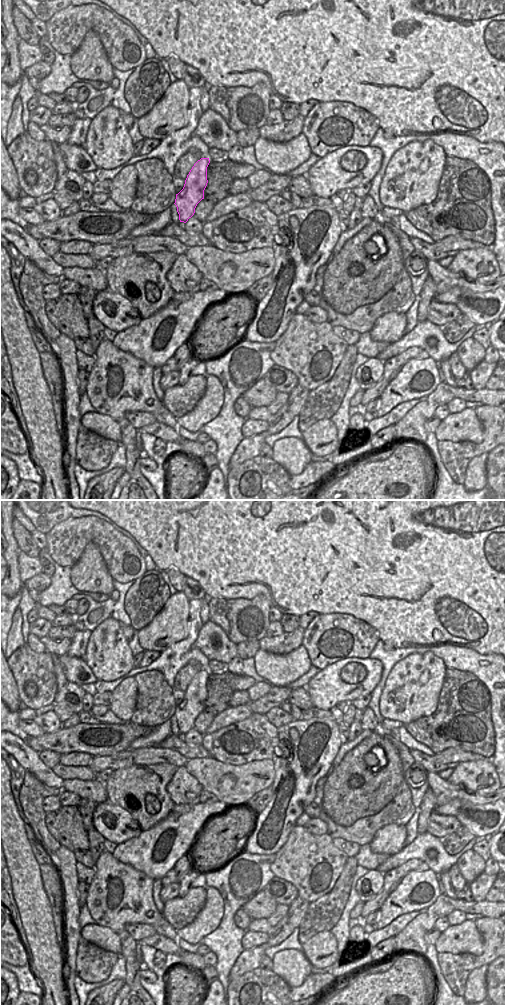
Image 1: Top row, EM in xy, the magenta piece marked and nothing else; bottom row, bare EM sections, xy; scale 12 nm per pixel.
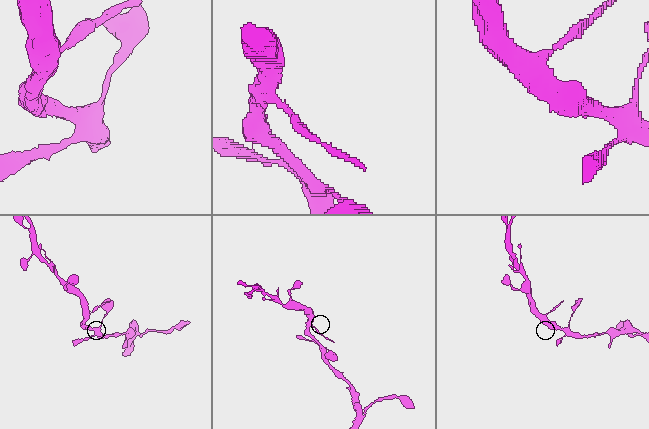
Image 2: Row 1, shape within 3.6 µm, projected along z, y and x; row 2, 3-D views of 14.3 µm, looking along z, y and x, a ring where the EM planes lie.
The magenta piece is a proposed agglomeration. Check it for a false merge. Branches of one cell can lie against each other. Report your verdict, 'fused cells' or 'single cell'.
single cell

